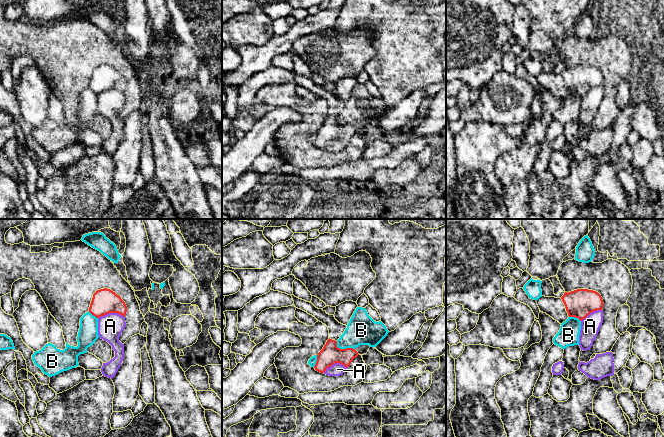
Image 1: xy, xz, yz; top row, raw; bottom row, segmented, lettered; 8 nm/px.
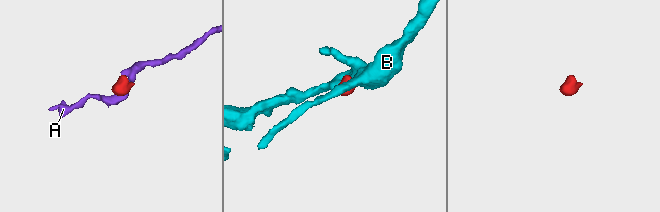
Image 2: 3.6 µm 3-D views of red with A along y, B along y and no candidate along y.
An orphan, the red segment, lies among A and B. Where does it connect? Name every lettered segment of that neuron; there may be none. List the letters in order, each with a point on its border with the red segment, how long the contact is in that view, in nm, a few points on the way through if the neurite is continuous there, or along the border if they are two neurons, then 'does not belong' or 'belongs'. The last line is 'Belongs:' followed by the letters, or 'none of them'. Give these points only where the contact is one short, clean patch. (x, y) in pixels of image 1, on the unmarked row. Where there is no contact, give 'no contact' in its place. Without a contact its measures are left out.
A: xy (111, 88) | 220 nm | along xy (124, 92), (118, 89), (106, 89), (98, 94) | does not belong
B: xz (343, 125) | 170 nm | along xz (336, 117), (336, 121), (340, 124), (354, 125) | does not belong
Belongs: none of them

